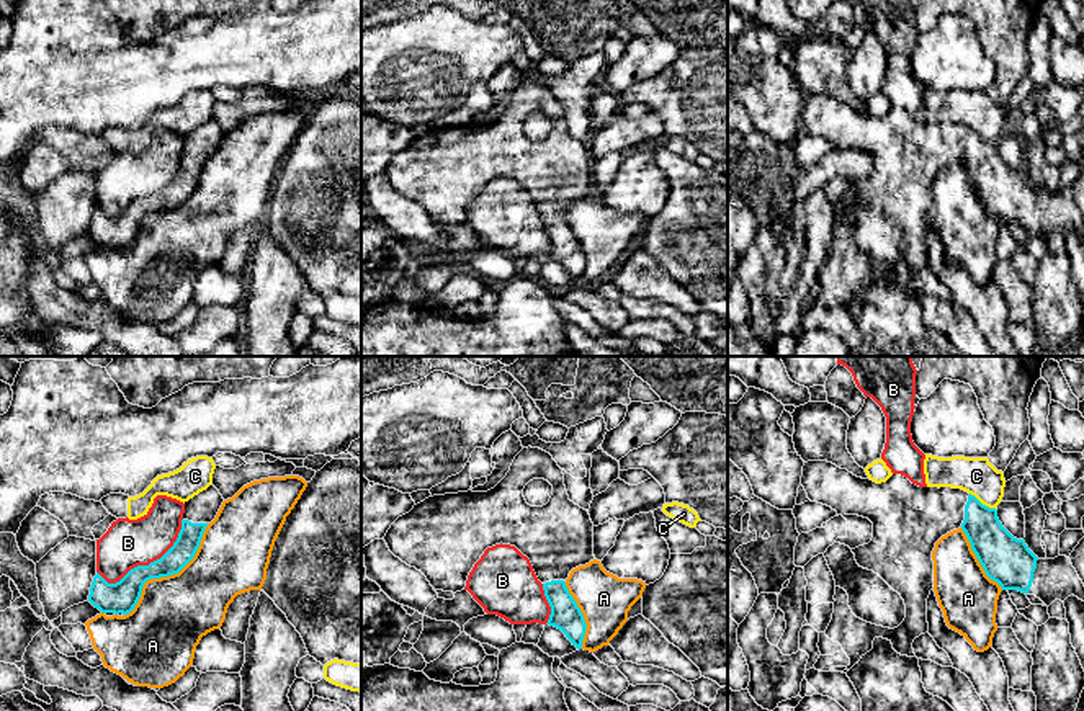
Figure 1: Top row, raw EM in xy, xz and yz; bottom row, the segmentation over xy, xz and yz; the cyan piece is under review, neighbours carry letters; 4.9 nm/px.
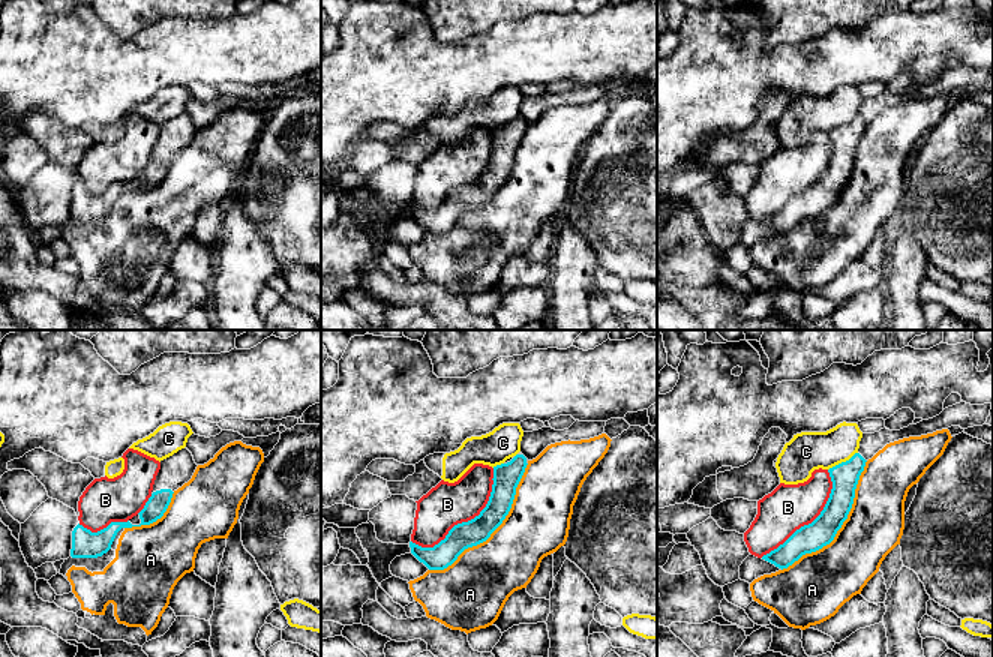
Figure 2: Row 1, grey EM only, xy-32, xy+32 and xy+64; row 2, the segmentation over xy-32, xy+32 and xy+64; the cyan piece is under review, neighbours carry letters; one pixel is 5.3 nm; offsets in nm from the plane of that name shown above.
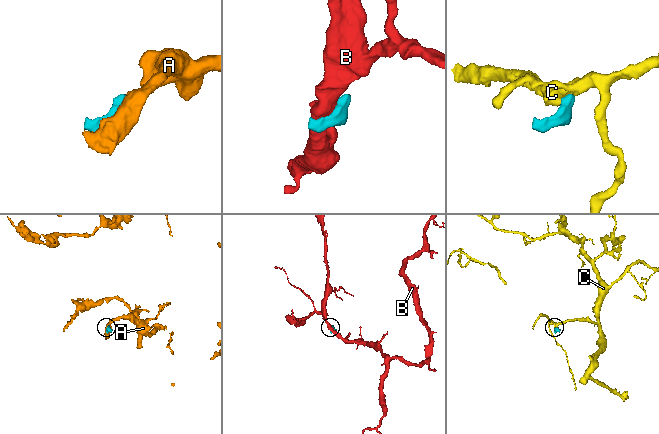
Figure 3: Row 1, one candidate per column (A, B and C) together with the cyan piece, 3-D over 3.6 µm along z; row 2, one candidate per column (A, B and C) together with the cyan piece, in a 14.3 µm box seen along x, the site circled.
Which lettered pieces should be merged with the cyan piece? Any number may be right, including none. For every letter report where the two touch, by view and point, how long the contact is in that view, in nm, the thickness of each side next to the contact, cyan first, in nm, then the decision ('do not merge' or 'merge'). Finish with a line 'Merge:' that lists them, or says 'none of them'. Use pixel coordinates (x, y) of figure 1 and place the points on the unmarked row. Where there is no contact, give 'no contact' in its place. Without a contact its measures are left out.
A: contact xy (169, 208); length 600 nm; calibres 150 and 360 nm; do not merge
B: contact xy (149, 198); length 500 nm; calibres 160 and 240 nm; do not merge
C: contact yz (981, 138); length 150 nm; calibres 220 and 190 nm; do not merge
Merge: none of them

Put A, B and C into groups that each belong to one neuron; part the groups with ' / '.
A / B / C

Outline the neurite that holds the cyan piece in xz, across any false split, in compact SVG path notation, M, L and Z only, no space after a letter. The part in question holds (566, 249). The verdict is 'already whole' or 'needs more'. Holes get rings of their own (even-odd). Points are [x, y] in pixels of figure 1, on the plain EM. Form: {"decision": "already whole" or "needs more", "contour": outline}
{"decision": "needs more", "contour": "M523 82L513 93L507 110L487 126L458 126L433 129L414 139L387 163L384 175L389 185L410 201L420 204L435 224L461 226L474 198L487 181L515 180L533 199L551 240L546 258L561 263L582 283L585 253L566 221L571 204L585 199L594 190L594 157L587 144L569 134L564 108L553 90L540 82ZM544 113L553 119L553 129L543 141L531 141L523 131L525 119Z"}

